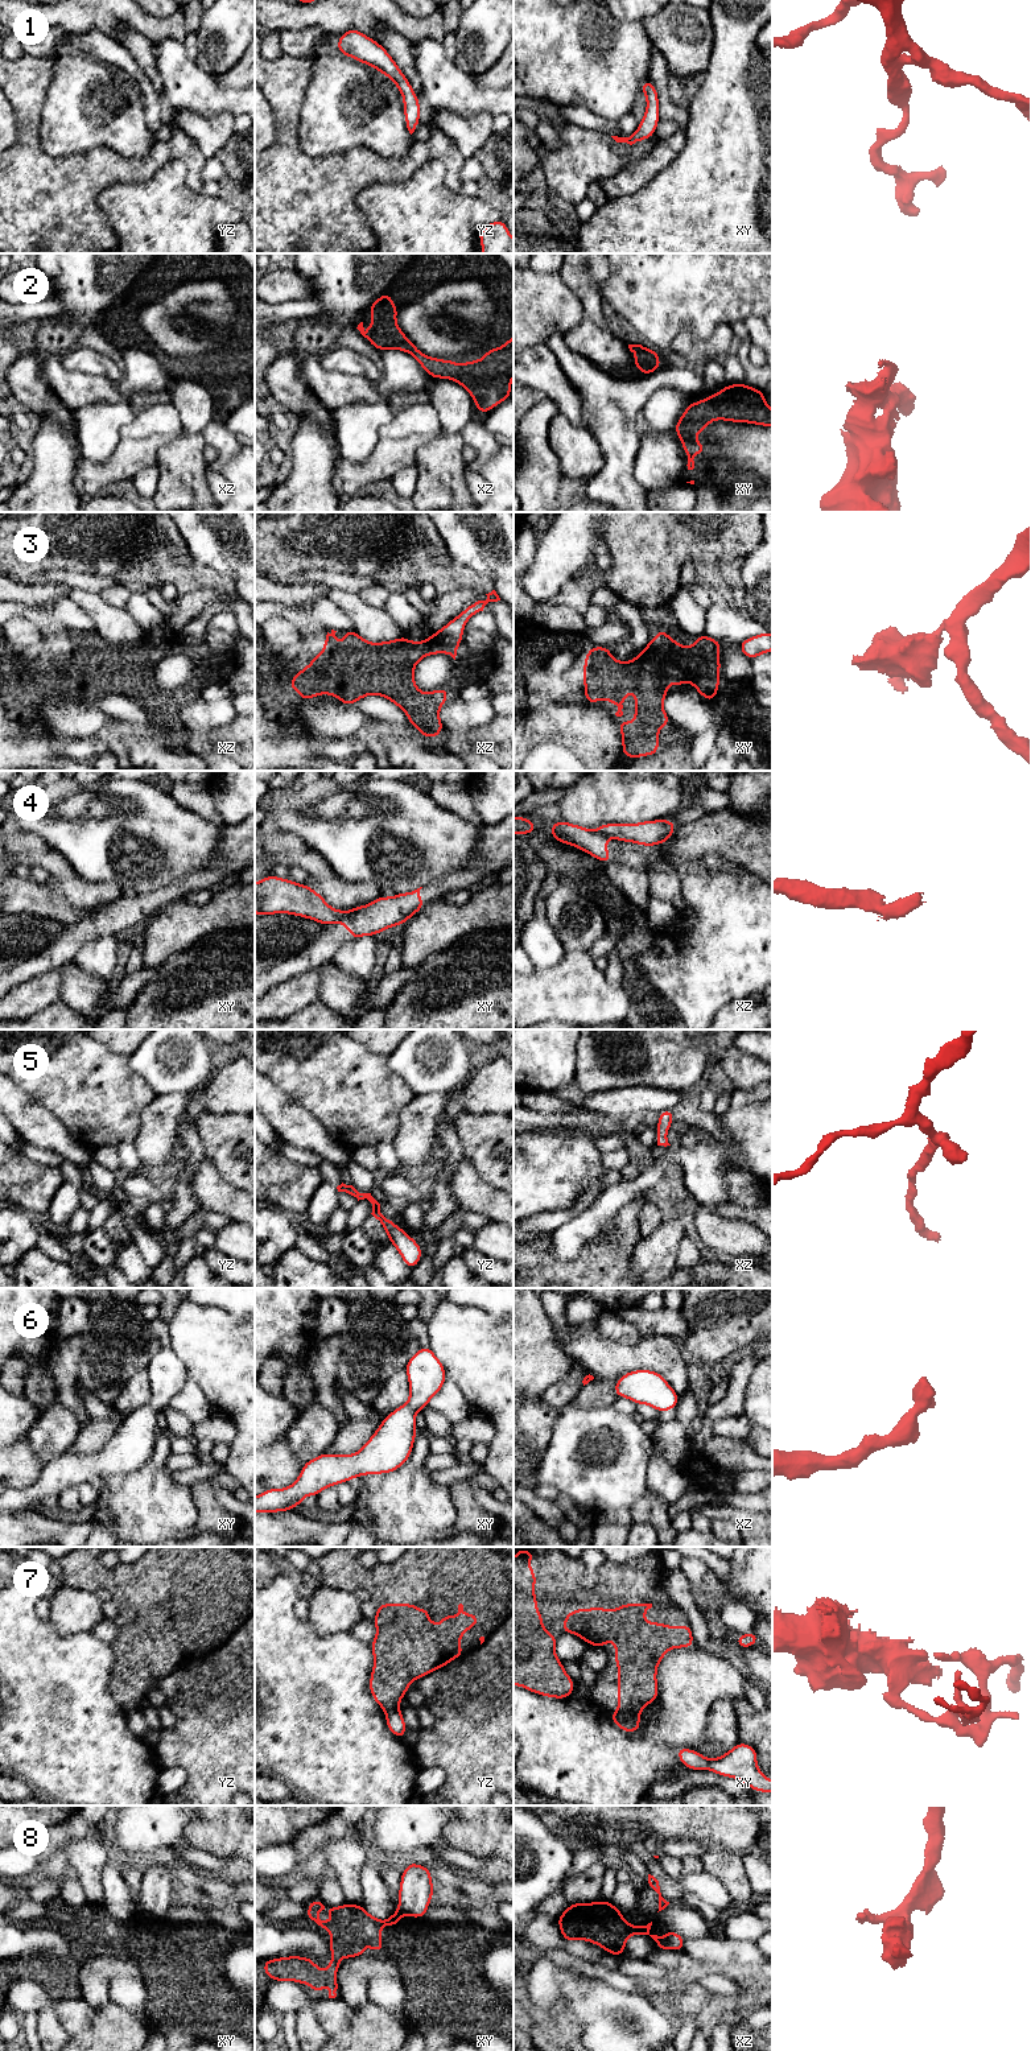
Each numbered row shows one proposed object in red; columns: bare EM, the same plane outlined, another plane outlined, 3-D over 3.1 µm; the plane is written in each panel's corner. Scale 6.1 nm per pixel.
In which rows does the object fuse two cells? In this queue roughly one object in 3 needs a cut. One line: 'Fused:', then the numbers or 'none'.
Fused: 3, 4, 7, 8

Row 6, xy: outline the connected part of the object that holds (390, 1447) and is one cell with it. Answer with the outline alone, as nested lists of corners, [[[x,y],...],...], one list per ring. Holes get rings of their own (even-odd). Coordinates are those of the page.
[[[430,1346],[420,1348],[405,1366],[409,1400],[388,1414],[362,1449],[352,1454],[322,1453],[304,1464],[294,1483],[255,1497],[255,1513],[294,1510],[308,1495],[366,1474],[384,1474],[404,1465],[417,1435],[416,1414],[444,1387],[446,1371]]]

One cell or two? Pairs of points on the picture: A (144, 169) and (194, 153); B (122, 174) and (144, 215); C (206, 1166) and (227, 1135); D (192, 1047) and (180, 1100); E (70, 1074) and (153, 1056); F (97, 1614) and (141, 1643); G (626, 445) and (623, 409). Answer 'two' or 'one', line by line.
A: one
B: two
C: two
D: two
E: two
F: two
G: one

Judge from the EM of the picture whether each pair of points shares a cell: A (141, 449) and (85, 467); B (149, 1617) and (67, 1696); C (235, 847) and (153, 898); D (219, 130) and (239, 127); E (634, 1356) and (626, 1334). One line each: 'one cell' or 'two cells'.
A: one cell
B: two cells
C: one cell
D: two cells
E: two cells

